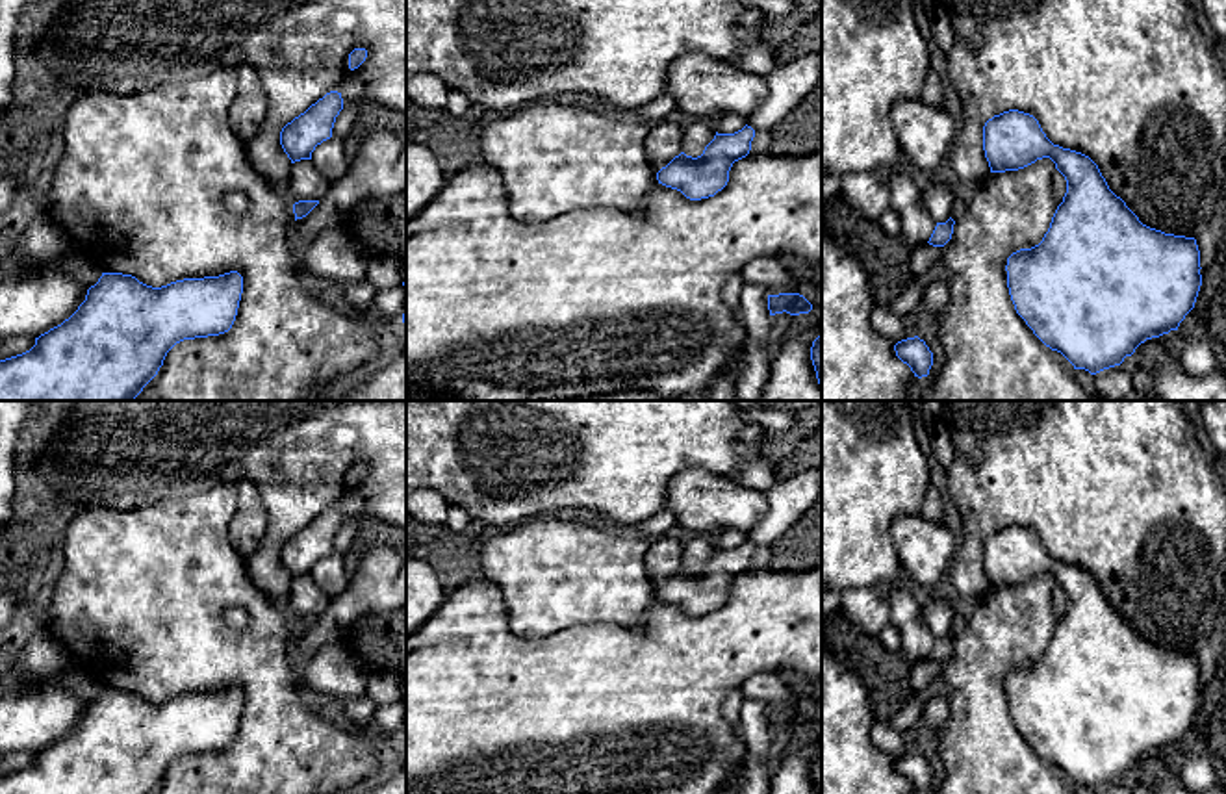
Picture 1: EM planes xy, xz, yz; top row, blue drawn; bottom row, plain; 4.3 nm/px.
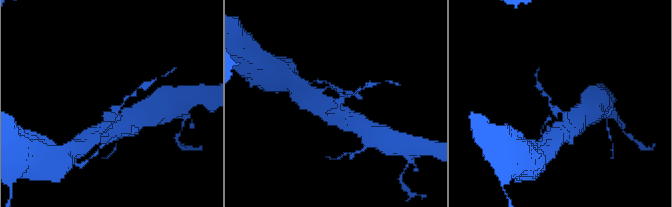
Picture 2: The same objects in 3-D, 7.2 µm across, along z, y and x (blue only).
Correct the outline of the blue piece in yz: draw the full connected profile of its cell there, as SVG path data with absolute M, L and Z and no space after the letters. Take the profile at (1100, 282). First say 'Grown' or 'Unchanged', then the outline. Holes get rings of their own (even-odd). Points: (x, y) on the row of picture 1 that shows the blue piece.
Unchanged. M1009 109L989 119L983 126L983 150L990 173L1018 171L1037 160L1050 158L1066 180L1066 193L1042 241L1013 252L1005 265L1015 310L1046 347L1061 352L1074 369L1096 375L1120 365L1146 339L1178 330L1194 308L1202 286L1200 250L1194 237L1165 234L1143 224L1126 202L1109 189L1089 156L1054 145L1029 113Z

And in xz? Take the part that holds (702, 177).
Unchanged. M747 124L734 134L716 132L701 156L681 152L657 173L657 180L690 200L714 197L727 186L733 163L749 154L753 137L755 130Z

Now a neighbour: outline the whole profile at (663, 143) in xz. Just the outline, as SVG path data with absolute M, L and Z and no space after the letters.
M662 121L649 128L645 137L645 158L657 173L683 152L681 137L683 128L675 122Z

